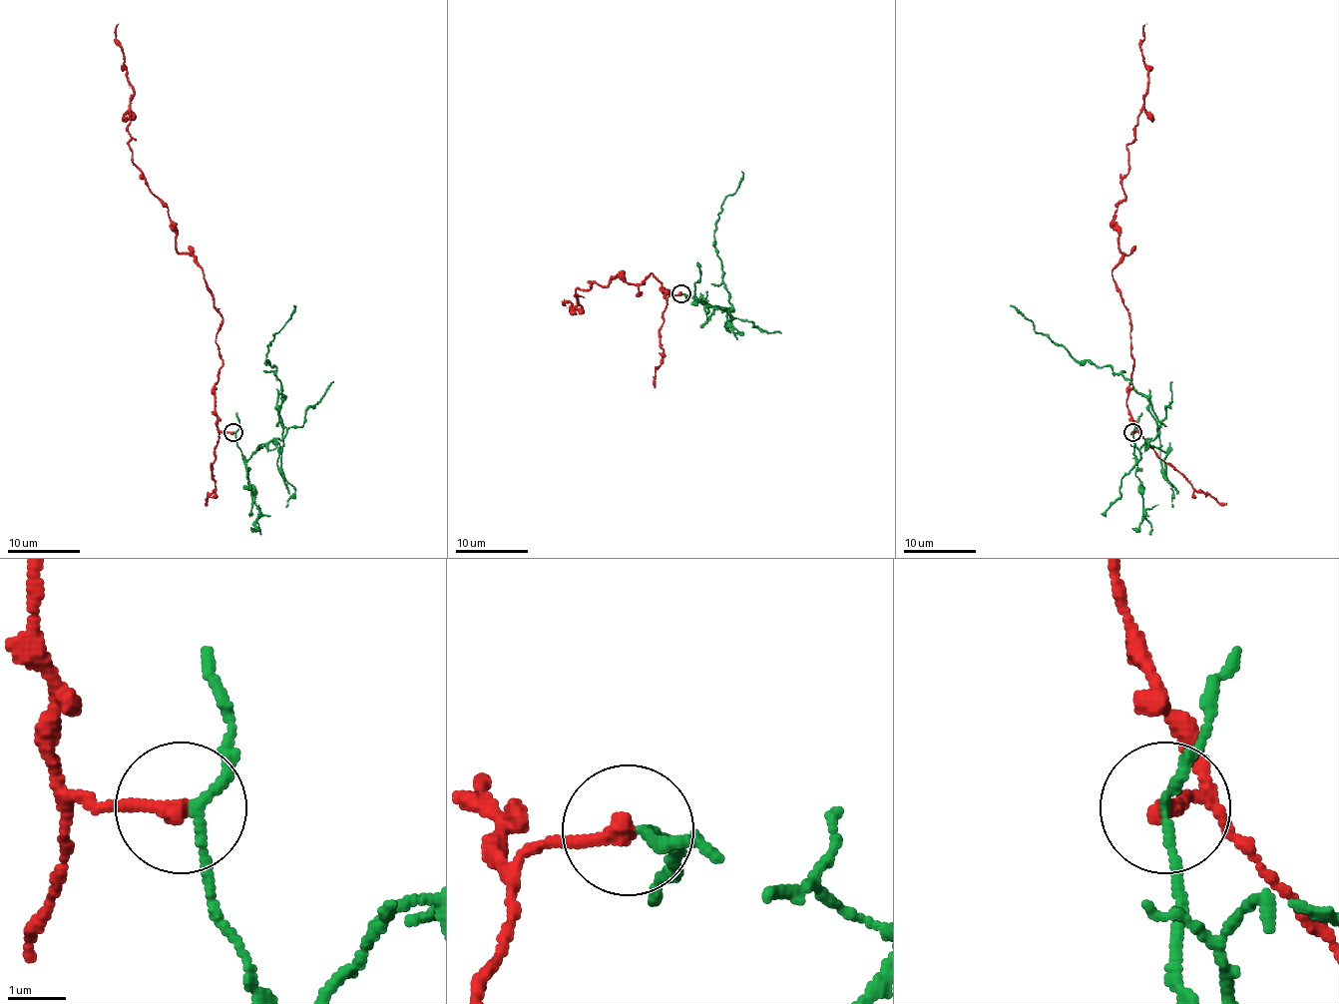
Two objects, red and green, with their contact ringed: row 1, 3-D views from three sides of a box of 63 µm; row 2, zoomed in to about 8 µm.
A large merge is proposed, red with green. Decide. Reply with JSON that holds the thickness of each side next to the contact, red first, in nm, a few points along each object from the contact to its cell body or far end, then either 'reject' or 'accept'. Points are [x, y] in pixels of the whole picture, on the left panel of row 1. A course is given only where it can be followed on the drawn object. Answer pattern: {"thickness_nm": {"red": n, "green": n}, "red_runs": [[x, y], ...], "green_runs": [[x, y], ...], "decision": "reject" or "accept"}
{"thickness_nm": {"red": 300, "green": 130}, "red_runs": [[233, 433], [223, 433], [216, 416], [223, 316], [132, 158], [119, 23]], "green_runs": [[233, 433], [240, 453], [248, 458], [262, 444], [280, 440], [280, 382], [266, 360], [266, 352], [293, 305]], "decision": "reject"}

